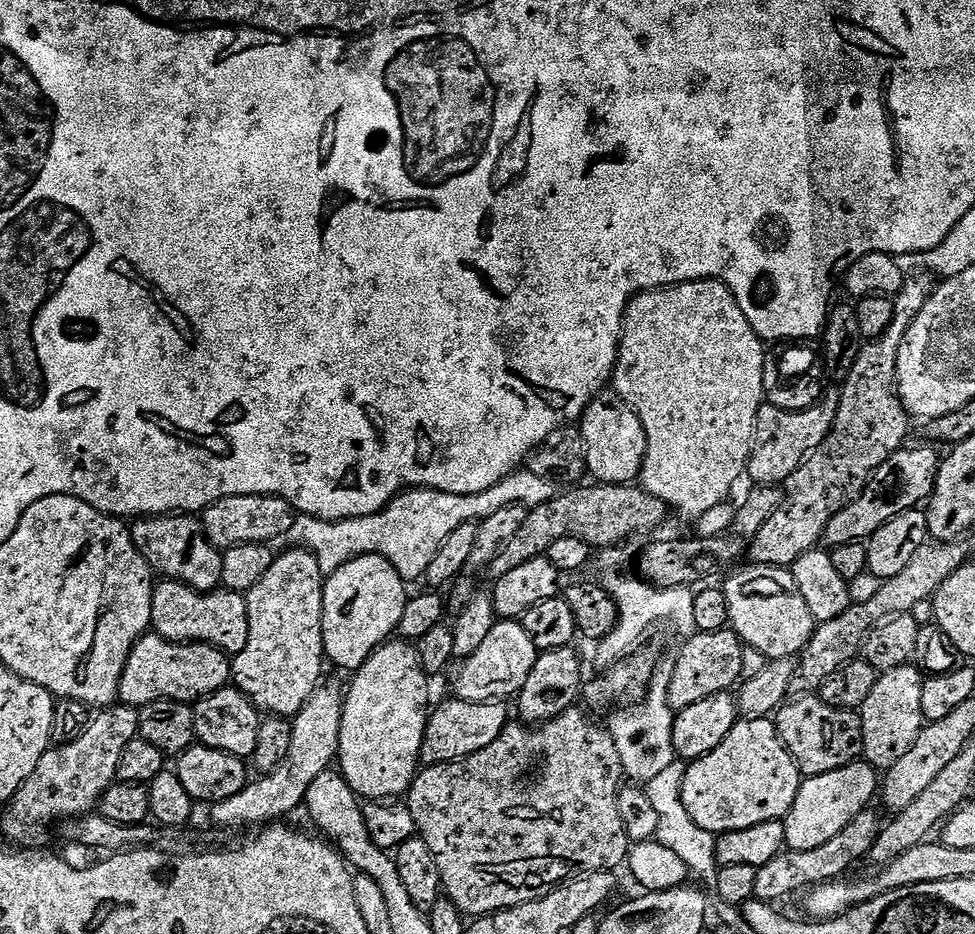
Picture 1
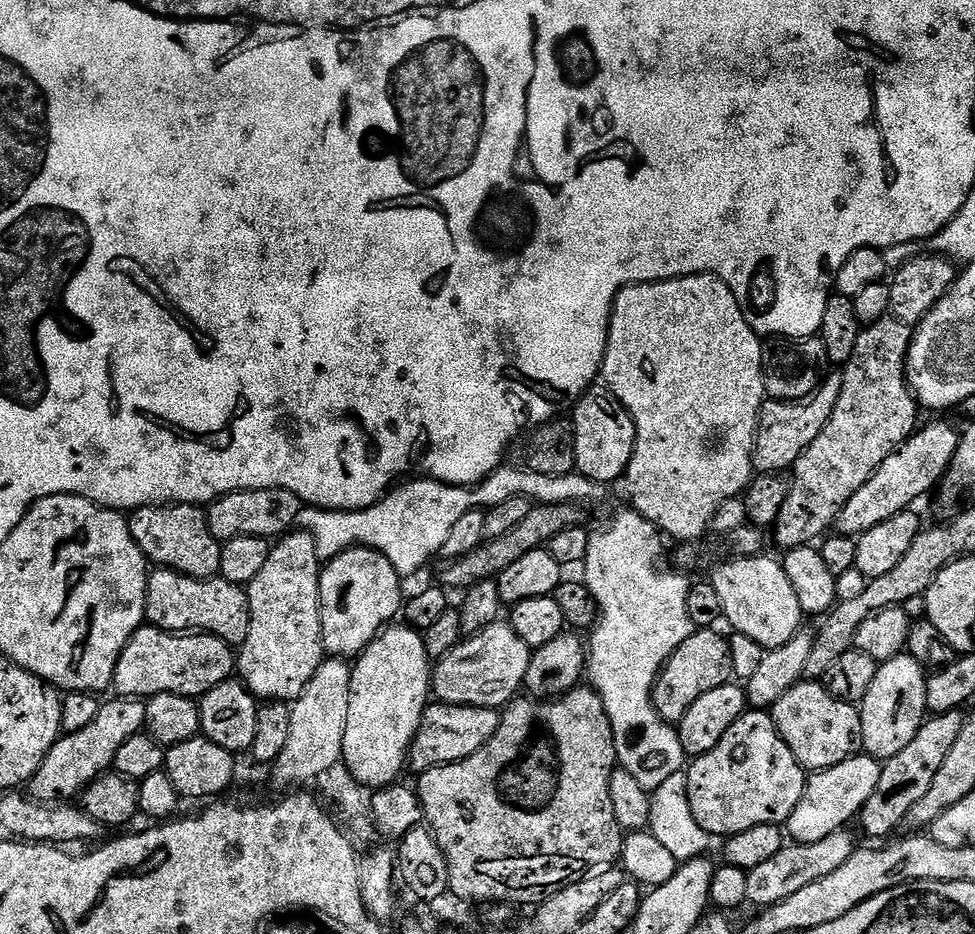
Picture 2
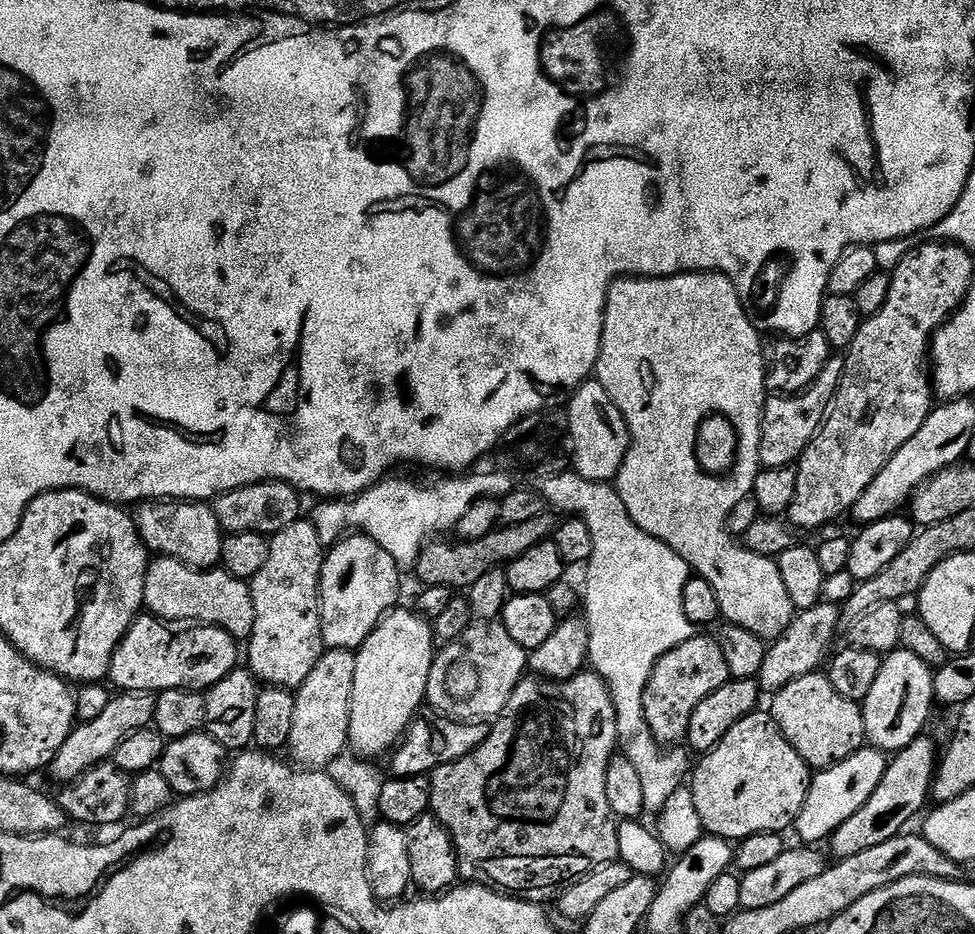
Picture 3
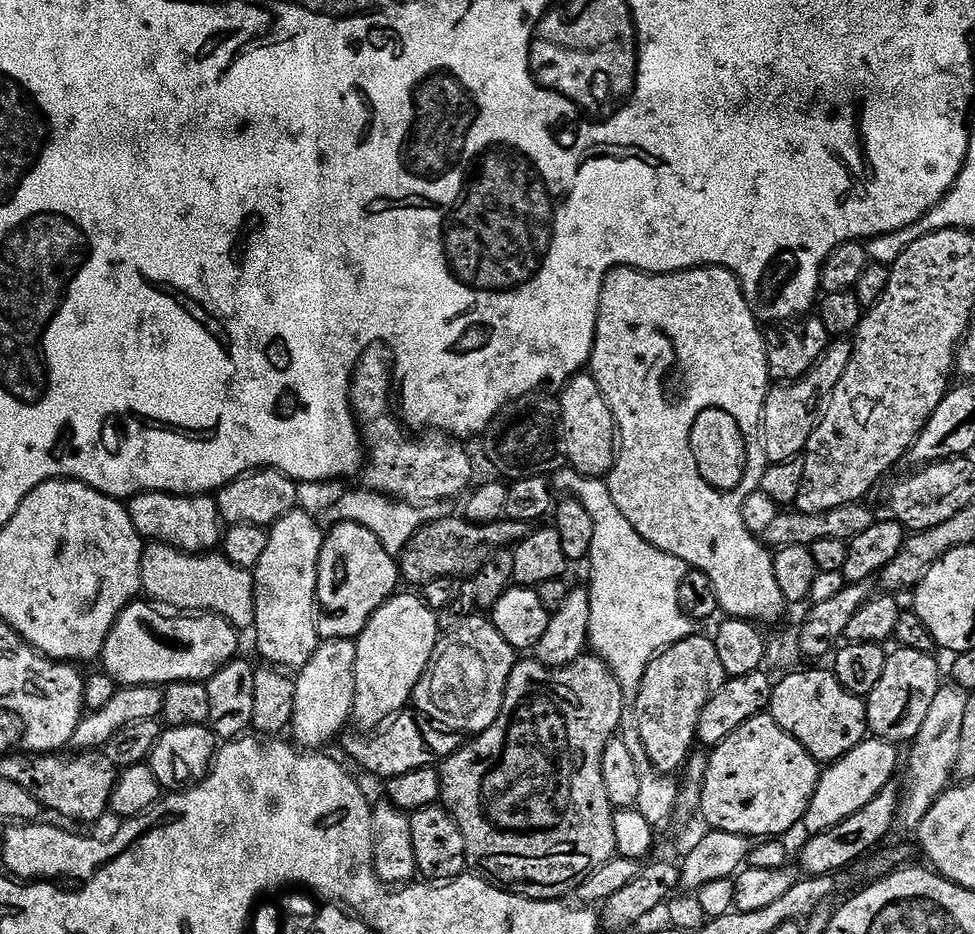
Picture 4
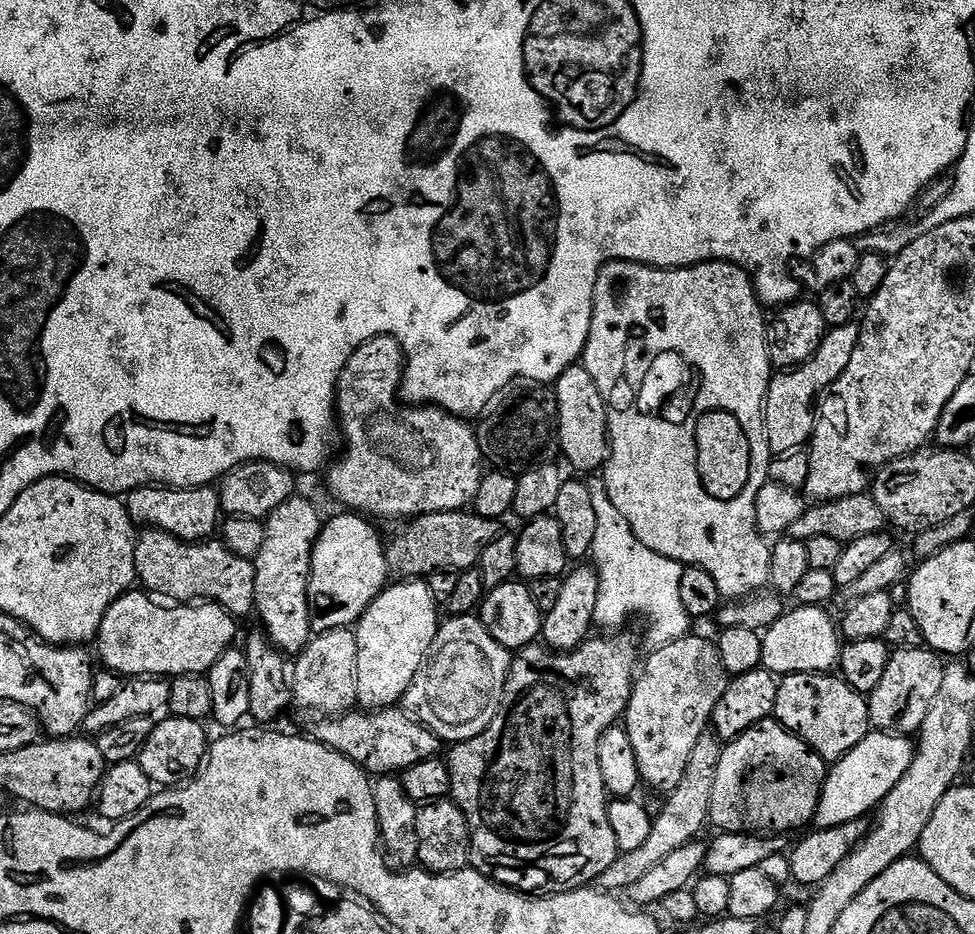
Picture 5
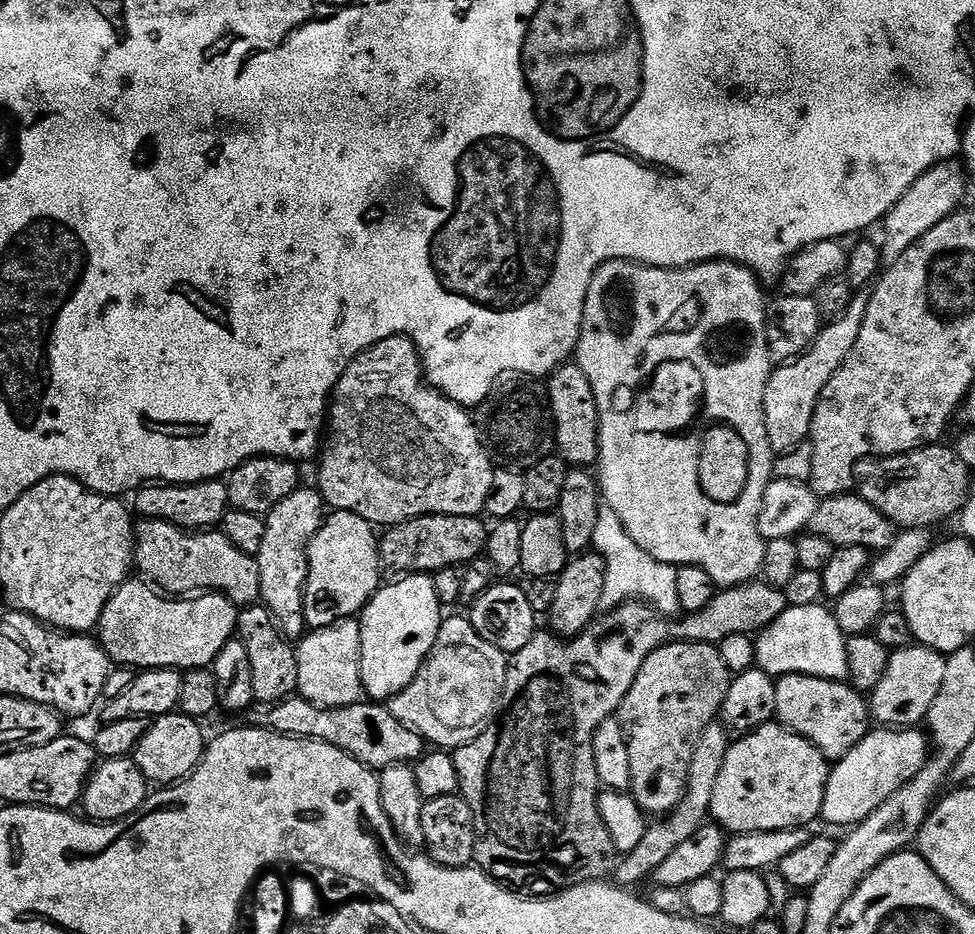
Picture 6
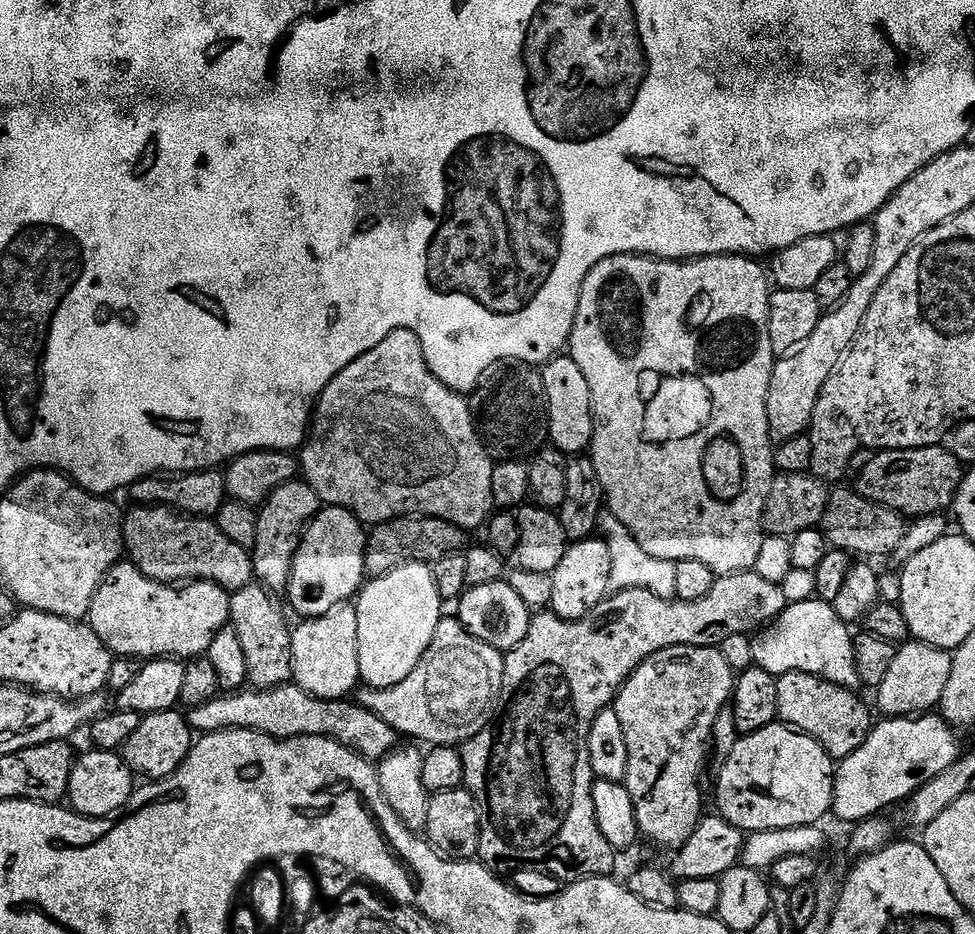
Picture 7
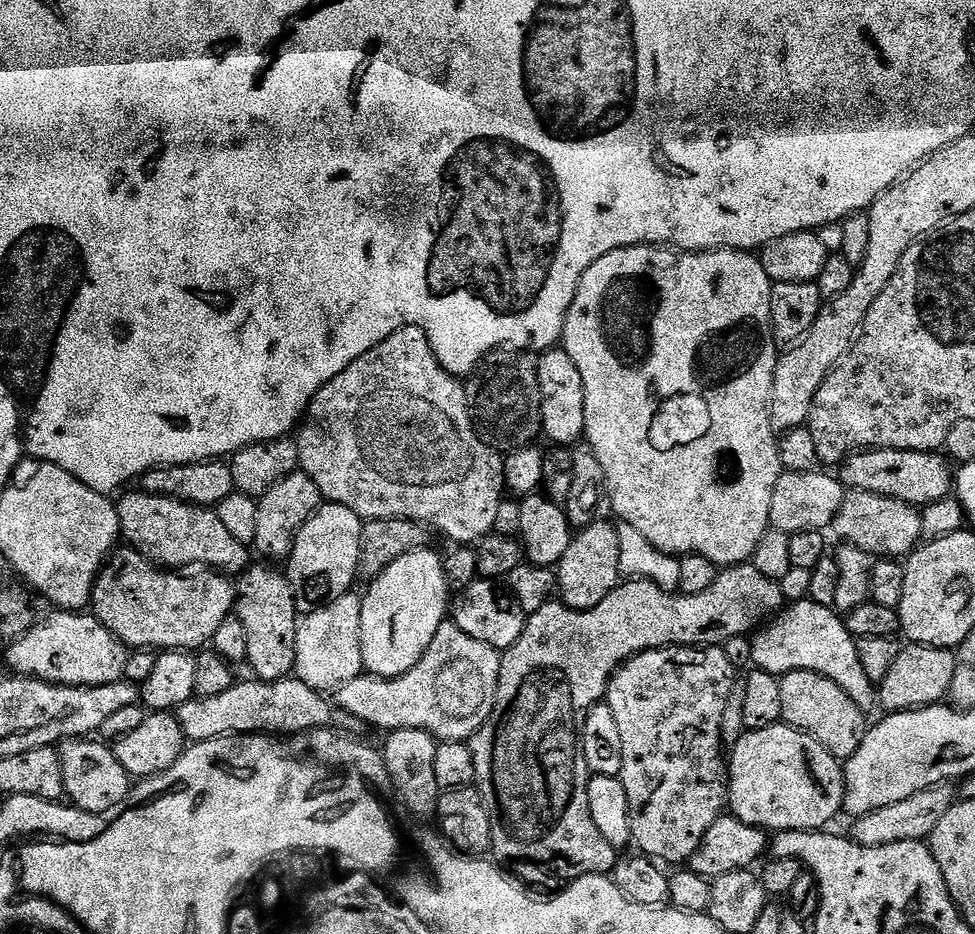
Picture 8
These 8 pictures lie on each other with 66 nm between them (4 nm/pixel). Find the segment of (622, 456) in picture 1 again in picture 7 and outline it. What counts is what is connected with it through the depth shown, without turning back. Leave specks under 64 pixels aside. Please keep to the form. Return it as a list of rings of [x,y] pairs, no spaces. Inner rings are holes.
[[[561,354],[543,365],[544,389],[548,403],[548,434],[551,447],[562,450],[575,458],[587,453],[594,438],[594,418],[592,417],[592,399],[586,374],[578,367],[578,362],[570,354]]]

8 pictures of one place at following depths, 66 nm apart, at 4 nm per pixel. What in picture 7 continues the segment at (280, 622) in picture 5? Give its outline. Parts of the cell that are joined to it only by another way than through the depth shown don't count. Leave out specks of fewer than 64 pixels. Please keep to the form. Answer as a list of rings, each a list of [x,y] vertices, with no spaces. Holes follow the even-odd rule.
[[[303,478],[291,480],[286,486],[278,486],[278,490],[274,490],[274,494],[270,494],[270,498],[259,505],[258,542],[254,542],[250,551],[256,571],[255,579],[265,588],[277,594],[287,589],[300,540],[308,525],[320,513],[321,507],[318,494],[314,494],[312,487]]]

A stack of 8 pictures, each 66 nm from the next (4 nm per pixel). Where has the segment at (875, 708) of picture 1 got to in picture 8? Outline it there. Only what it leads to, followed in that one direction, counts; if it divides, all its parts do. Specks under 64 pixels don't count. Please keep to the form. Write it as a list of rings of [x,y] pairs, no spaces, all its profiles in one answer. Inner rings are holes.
[[[909,643],[901,647],[894,667],[890,674],[878,685],[878,704],[885,713],[912,712],[915,708],[929,708],[932,704],[941,703],[947,697],[950,690],[950,682],[954,682],[954,666],[956,665],[955,651],[946,648],[931,648],[925,644]]]

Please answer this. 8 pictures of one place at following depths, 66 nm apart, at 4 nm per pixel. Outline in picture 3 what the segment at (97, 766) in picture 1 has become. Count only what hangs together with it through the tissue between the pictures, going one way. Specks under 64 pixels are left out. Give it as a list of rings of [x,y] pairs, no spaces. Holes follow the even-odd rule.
[[[120,692],[113,695],[110,706],[102,710],[102,715],[94,718],[94,722],[77,723],[72,729],[70,738],[66,738],[62,750],[54,754],[54,762],[50,765],[50,773],[57,780],[57,785],[63,786],[72,783],[86,770],[95,764],[111,761],[116,754],[116,747],[139,728],[146,728],[152,724],[156,696],[150,692]]]

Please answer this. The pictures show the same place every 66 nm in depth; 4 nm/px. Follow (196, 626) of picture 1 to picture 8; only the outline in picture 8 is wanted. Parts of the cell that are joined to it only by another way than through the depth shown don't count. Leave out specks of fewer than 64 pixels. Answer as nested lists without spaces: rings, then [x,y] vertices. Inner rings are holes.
[[[139,490],[127,492],[119,497],[121,500],[116,504],[121,537],[153,564],[165,570],[188,570],[191,564],[200,564],[196,566],[208,570],[227,570],[232,574],[245,572],[249,568],[249,545],[231,536],[215,510],[165,496],[151,496]]]

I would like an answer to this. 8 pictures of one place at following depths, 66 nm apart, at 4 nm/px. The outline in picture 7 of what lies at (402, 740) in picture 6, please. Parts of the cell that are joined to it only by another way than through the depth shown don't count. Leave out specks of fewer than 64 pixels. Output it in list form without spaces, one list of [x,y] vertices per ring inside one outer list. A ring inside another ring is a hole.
[[[295,682],[271,688],[265,692],[241,690],[221,694],[206,706],[198,706],[187,713],[188,723],[197,733],[207,734],[225,728],[245,728],[272,736],[276,740],[289,740],[299,736],[325,736],[327,740],[346,746],[369,762],[379,762],[398,746],[394,726],[382,722],[378,714],[366,710],[351,699],[323,700],[311,696]],[[352,703],[352,704],[351,704]]]

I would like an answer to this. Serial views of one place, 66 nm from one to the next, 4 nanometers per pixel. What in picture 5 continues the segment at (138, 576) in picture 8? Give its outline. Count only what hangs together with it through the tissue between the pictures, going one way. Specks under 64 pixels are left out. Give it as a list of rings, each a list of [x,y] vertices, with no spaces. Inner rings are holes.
[[[133,590],[127,592],[124,596],[120,596],[119,599],[116,600],[116,604],[110,608],[106,614],[106,618],[102,620],[102,626],[100,627],[100,634],[98,637],[100,656],[104,659],[103,667],[107,669],[107,671],[117,672],[121,678],[175,678],[177,676],[199,676],[210,671],[218,662],[218,658],[222,658],[222,654],[229,651],[229,649],[235,645],[232,643],[236,640],[236,624],[238,624],[237,617],[230,615],[222,606],[200,602],[195,606],[168,606],[172,608],[163,608],[162,605],[155,604],[155,602],[160,603],[153,599],[147,591]]]

